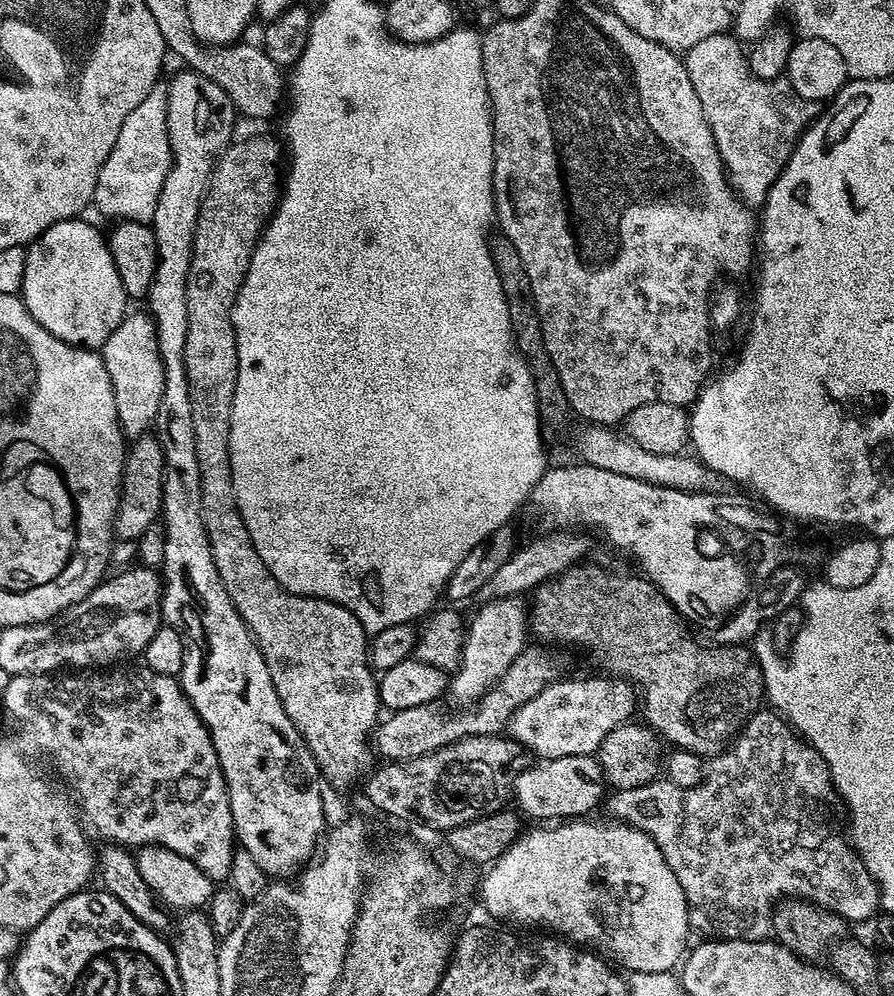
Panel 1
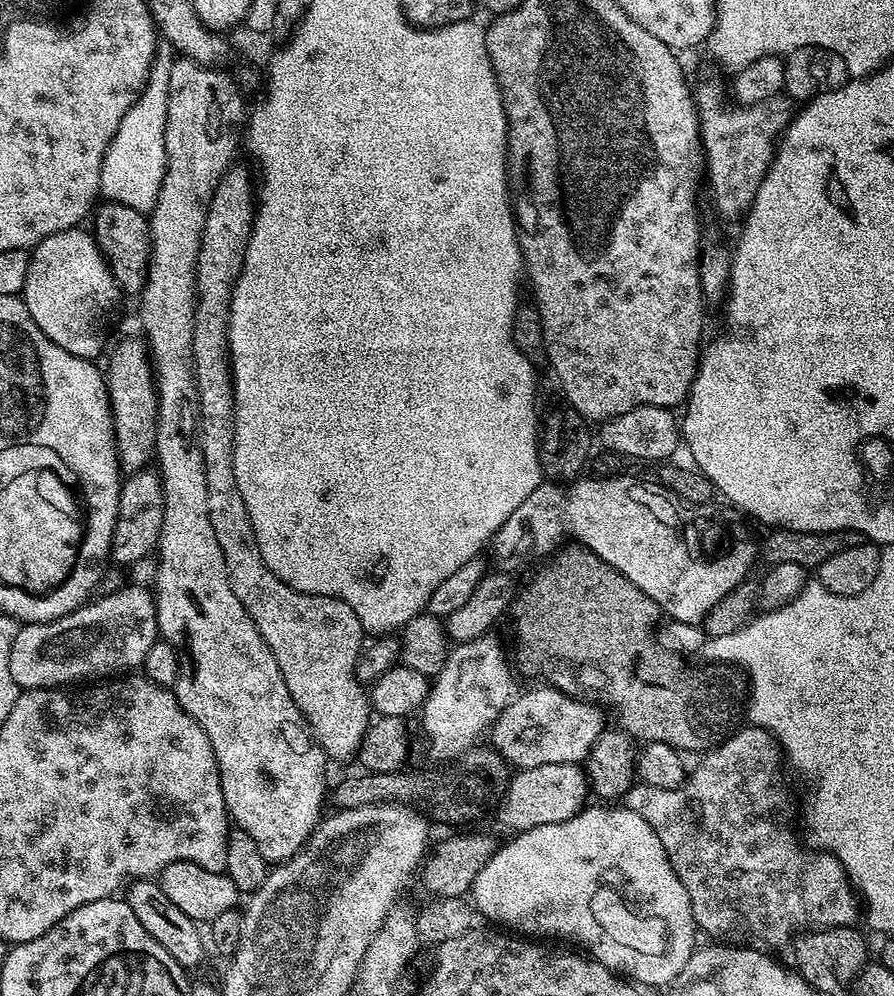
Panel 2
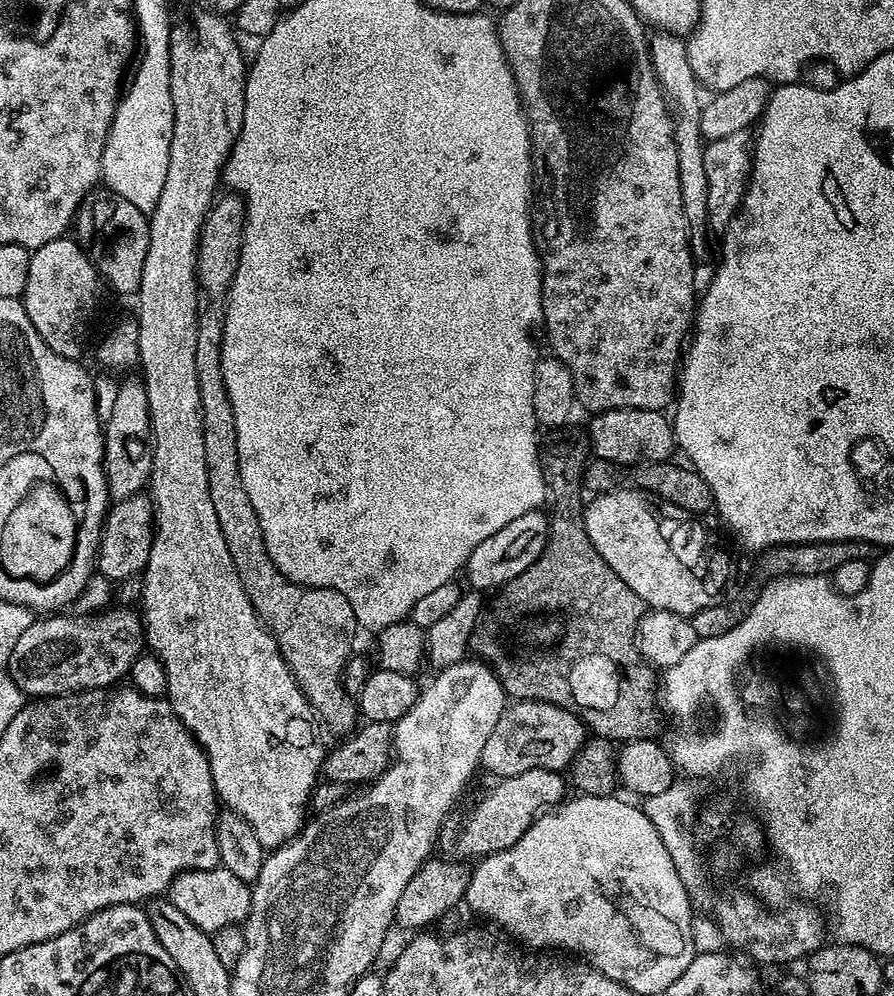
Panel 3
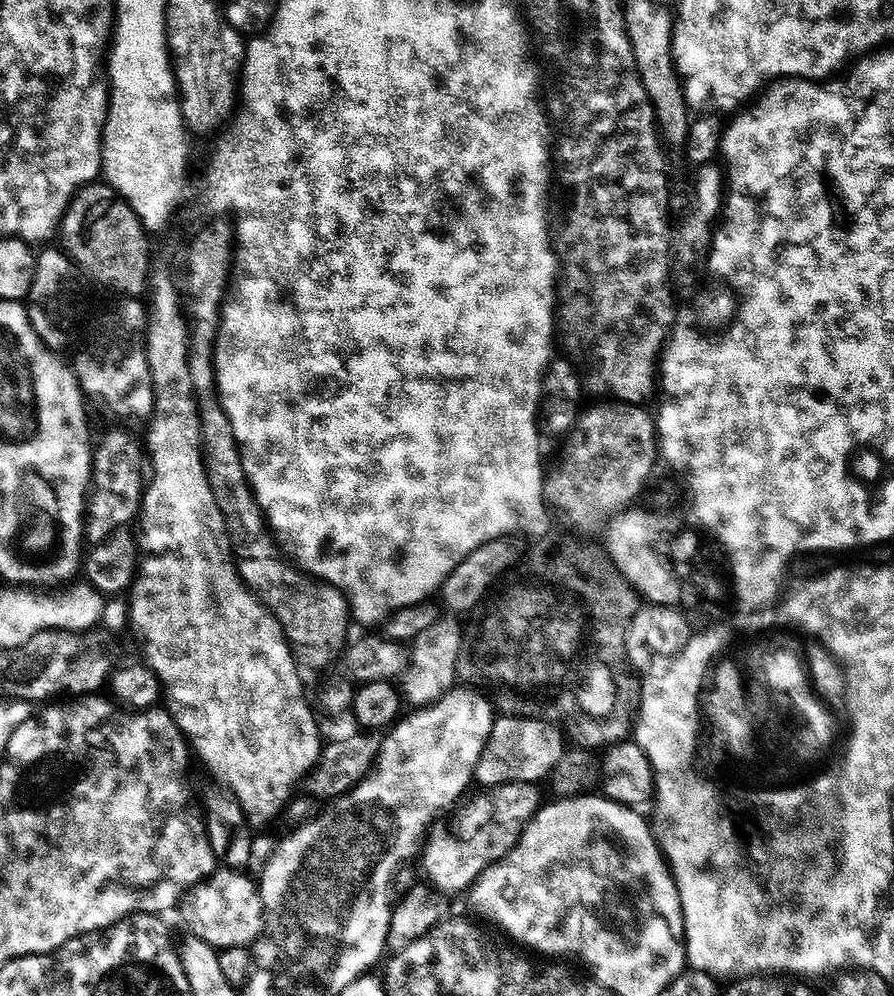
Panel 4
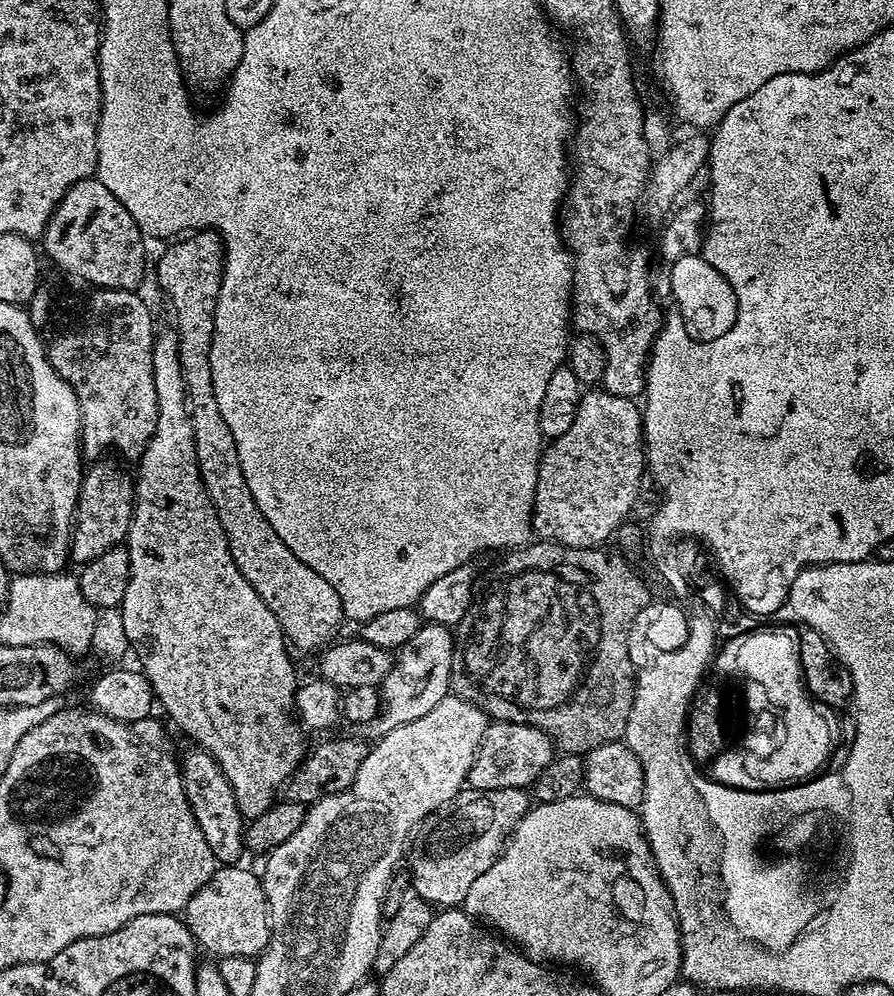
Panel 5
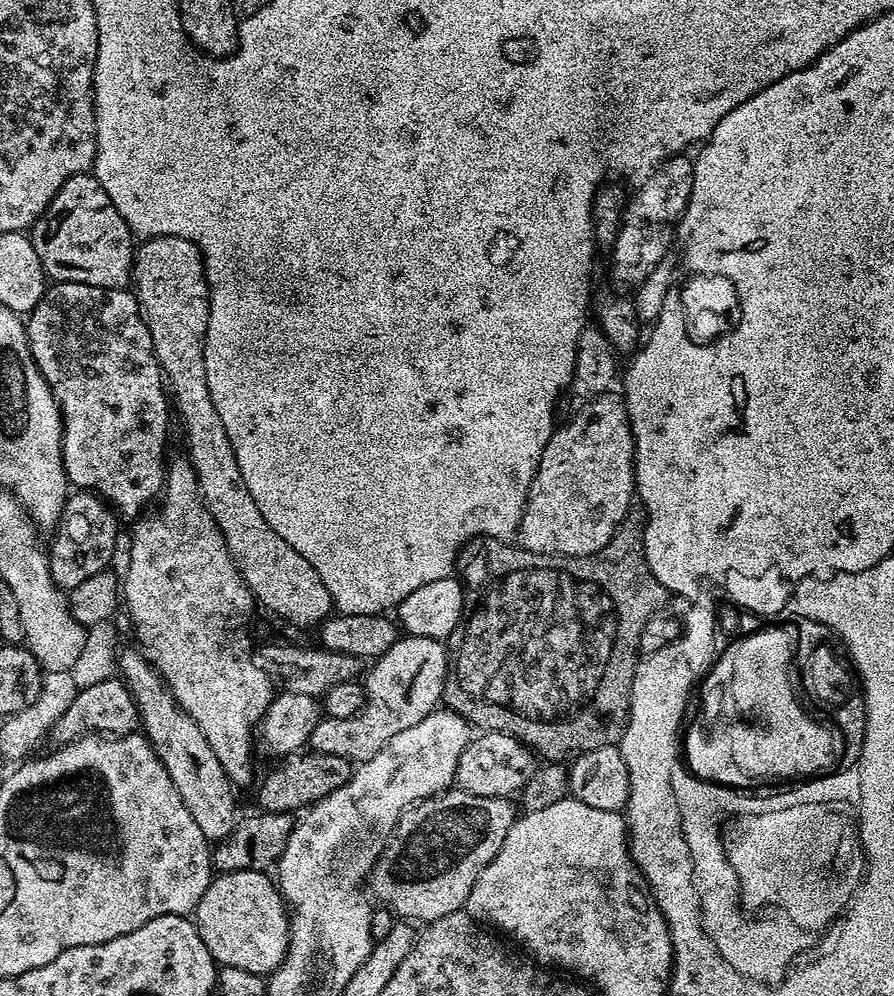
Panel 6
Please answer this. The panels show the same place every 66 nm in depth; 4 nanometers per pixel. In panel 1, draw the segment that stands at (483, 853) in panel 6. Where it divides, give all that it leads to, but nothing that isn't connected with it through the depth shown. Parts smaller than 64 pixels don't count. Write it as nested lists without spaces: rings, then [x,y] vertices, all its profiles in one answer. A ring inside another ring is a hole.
[[[595,755],[541,759],[536,763],[516,774],[515,807],[527,819],[529,816],[530,819],[536,820],[532,822],[568,822],[573,818],[584,818],[595,813],[592,811],[599,804],[601,807],[606,796],[606,779]]]

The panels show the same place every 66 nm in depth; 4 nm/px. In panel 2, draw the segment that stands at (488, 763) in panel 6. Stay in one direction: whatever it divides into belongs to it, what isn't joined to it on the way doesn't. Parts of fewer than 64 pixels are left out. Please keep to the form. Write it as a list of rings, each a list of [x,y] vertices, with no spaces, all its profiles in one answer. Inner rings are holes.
[[[540,686],[544,688],[532,688],[529,692],[524,692],[517,695],[515,698],[508,701],[508,705],[500,711],[500,716],[494,723],[492,723],[490,729],[490,740],[491,747],[495,748],[496,753],[500,755],[505,764],[511,766],[513,769],[519,770],[521,768],[533,768],[534,766],[546,766],[550,762],[562,762],[563,764],[580,764],[584,762],[587,756],[591,752],[591,747],[594,746],[594,742],[599,738],[606,730],[606,724],[604,724],[604,716],[595,708],[592,704],[587,704],[587,699],[584,698],[573,698],[568,696],[565,692],[559,692],[557,688],[551,686]]]

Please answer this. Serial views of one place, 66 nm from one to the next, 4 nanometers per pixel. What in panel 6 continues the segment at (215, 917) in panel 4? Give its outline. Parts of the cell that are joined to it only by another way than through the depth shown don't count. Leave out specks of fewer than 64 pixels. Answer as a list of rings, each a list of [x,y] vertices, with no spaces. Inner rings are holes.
[[[242,870],[217,875],[196,903],[194,923],[206,950],[220,966],[238,966],[267,977],[288,953],[288,913],[279,887],[268,872]]]

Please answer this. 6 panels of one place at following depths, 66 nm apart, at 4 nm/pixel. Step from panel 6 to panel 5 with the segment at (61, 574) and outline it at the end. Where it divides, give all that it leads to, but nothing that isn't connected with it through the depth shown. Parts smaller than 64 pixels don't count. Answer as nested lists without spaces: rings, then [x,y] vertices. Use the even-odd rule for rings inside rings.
[[[100,458],[92,469],[83,473],[80,497],[76,503],[74,531],[72,533],[71,563],[76,566],[89,564],[94,558],[106,554],[106,550],[121,545],[132,525],[134,507],[134,480],[110,461]]]

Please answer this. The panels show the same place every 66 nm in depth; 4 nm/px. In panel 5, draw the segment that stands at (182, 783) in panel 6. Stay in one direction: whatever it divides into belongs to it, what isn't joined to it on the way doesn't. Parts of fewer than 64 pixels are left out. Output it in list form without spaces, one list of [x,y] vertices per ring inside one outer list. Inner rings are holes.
[[[203,750],[183,753],[182,775],[186,798],[192,807],[198,826],[202,826],[202,834],[214,854],[217,865],[232,866],[237,863],[240,855],[245,855],[246,845],[244,833],[246,821],[238,810],[238,802],[234,798],[234,790],[224,774],[222,774],[212,755]]]

